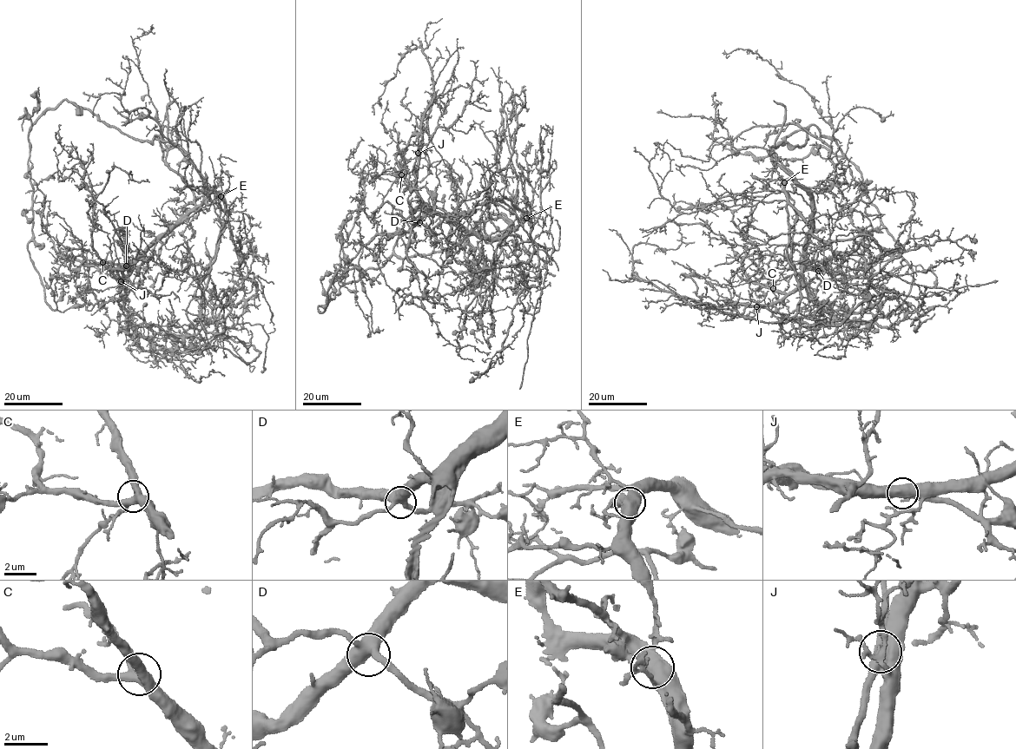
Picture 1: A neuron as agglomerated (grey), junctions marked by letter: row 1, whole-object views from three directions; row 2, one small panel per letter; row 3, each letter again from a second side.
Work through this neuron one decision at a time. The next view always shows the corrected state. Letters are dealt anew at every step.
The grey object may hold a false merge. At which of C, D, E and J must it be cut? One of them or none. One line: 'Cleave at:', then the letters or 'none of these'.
Cleave at: J

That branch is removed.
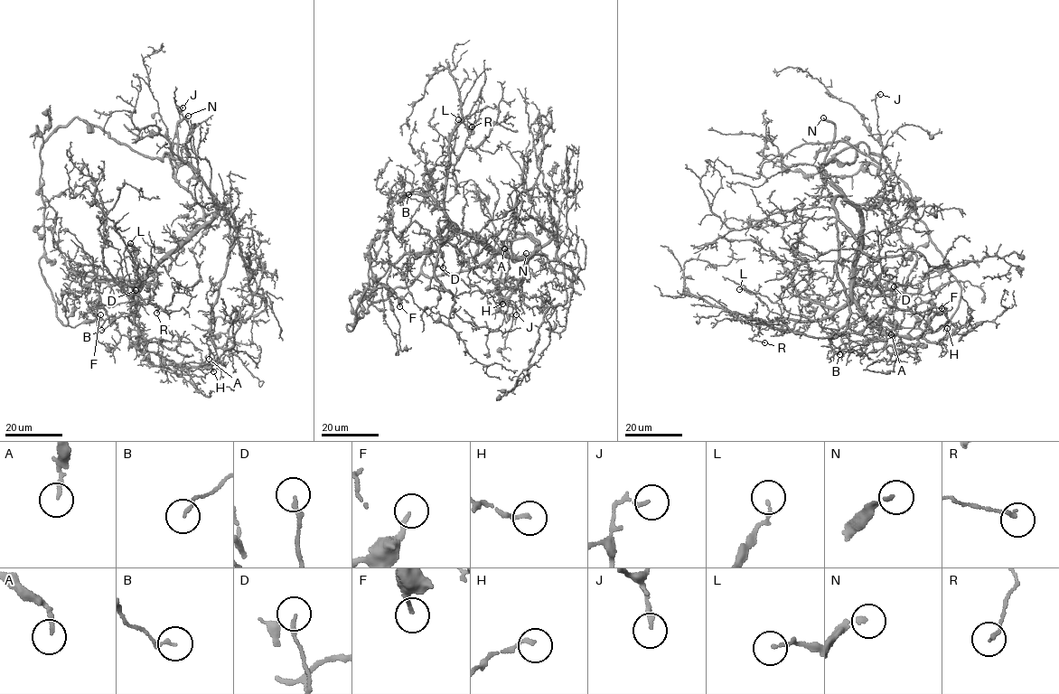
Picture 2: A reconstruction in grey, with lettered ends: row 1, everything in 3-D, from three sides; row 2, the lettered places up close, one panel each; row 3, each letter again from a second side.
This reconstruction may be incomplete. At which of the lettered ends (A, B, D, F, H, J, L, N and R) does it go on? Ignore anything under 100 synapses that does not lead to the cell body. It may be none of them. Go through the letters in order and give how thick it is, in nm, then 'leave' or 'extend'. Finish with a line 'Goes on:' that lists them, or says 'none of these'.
A: 170 nm | leave
B: 130 nm | leave
D: 180 nm | leave
F: 160 nm | leave
H: 150 nm | leave
J: 140 nm | leave
L: 130 nm | leave
N: 130 nm | extend
R: 140 nm | leave
Goes on: N

